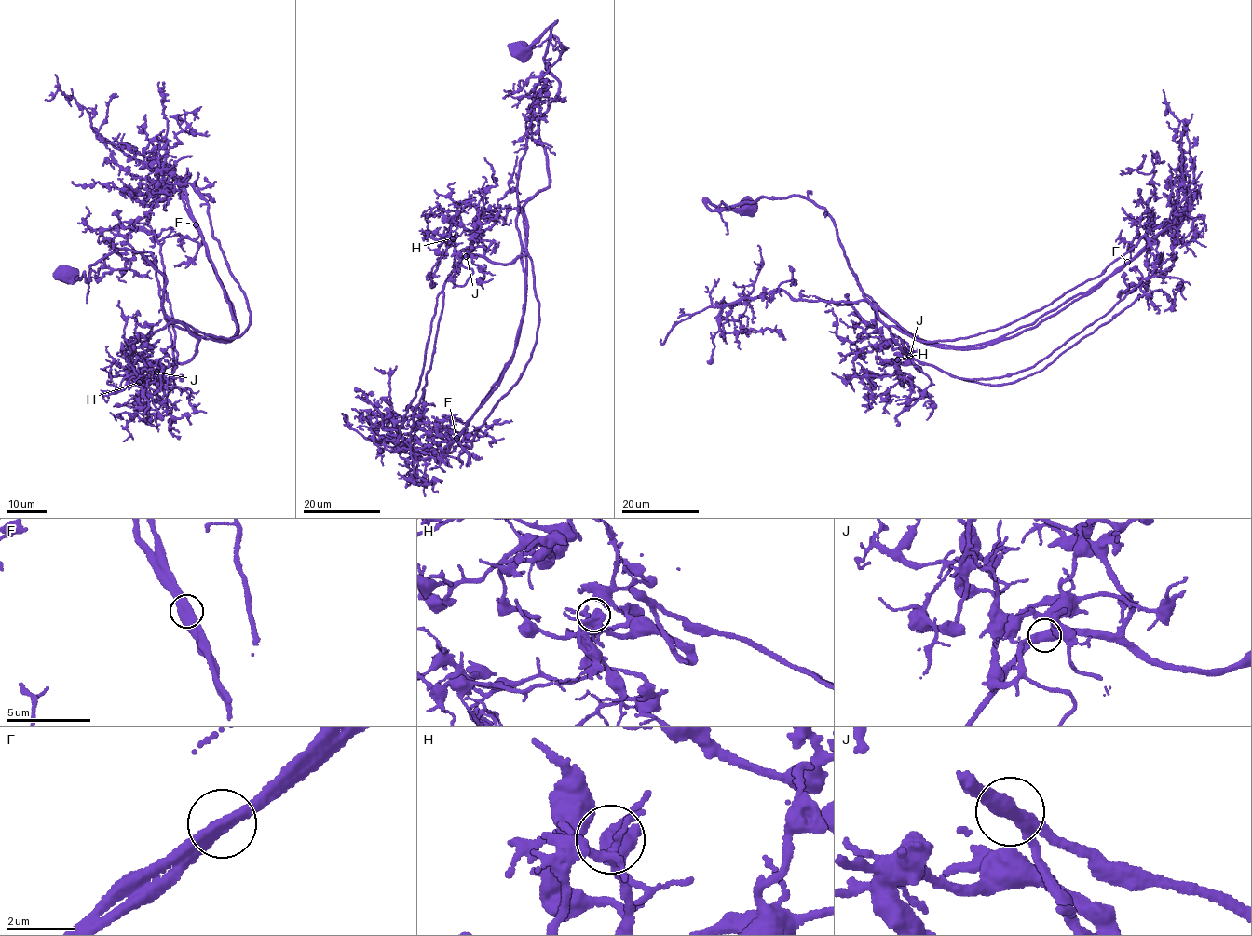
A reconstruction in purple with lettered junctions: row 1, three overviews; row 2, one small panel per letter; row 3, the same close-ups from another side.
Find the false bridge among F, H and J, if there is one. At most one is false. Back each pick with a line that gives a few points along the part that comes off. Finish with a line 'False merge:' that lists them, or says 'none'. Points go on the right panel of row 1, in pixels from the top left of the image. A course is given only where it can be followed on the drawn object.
F: course (1128, 263), (971, 345), (915, 337), (868, 302), (776, 290), (718, 317), (725, 332), (783, 340)
False merge: F

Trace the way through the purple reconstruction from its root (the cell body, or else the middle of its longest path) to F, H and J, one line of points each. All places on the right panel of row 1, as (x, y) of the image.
F: (748, 203), (706, 205), (801, 196), (824, 208), (864, 297), (944, 345), (1000, 339), (1128, 263)
H: (748, 203), (706, 205), (721, 211), (763, 196), (801, 196), (825, 208), (864, 297), (919, 370), (897, 359)
J: (748, 203), (741, 208), (706, 205), (721, 211), (763, 196), (801, 196), (825, 208), (864, 297), (909, 356)

